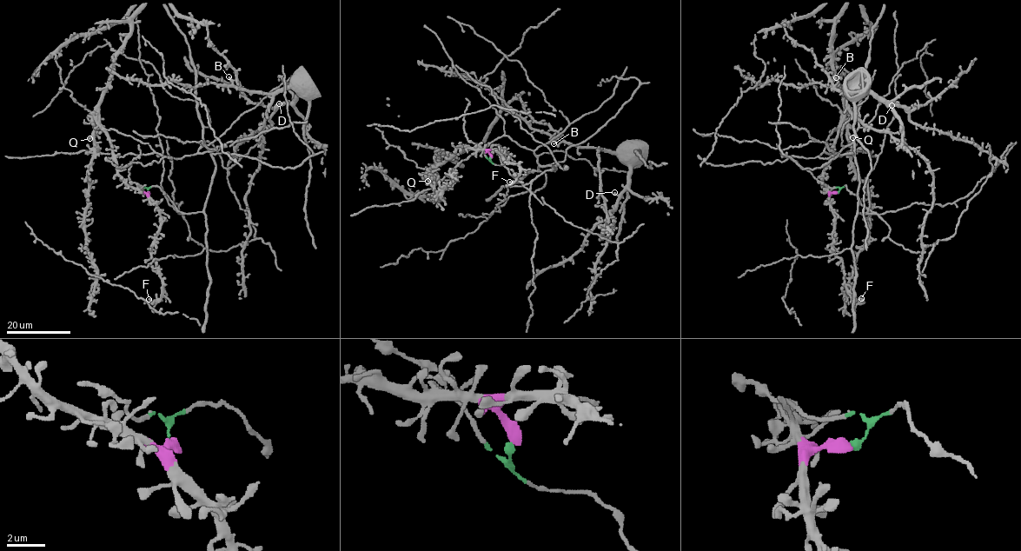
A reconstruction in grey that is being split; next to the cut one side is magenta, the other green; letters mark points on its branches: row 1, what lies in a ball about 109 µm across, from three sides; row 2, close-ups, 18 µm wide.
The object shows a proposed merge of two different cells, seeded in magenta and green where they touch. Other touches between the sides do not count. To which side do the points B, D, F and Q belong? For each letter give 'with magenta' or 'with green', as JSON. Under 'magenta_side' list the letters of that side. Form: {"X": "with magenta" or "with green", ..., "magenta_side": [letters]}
{"B": "with green", "D": "with green", "F": "with magenta", "Q": "with magenta", "magenta_side": ["F", "Q"]}

